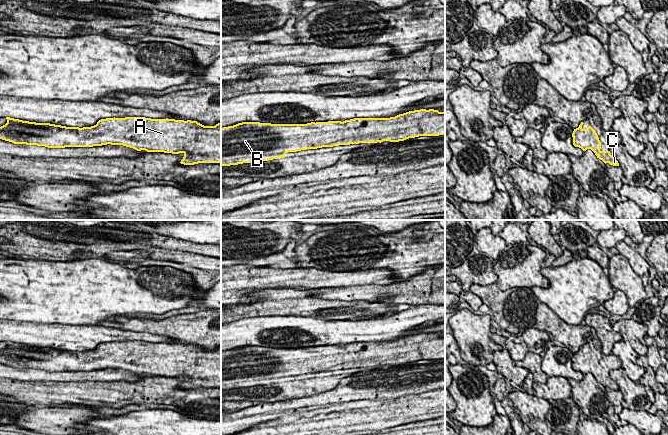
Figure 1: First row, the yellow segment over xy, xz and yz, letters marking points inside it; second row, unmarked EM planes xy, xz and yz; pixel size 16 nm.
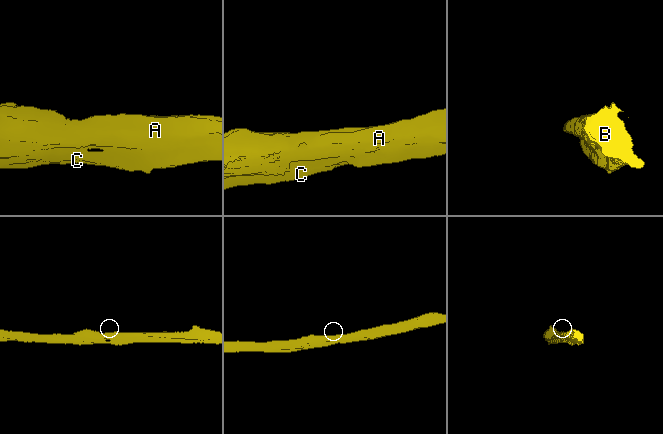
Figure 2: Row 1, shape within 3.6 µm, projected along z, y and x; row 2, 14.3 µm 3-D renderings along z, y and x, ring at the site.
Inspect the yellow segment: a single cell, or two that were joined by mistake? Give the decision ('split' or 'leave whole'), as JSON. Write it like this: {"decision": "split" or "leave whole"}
{"decision": "leave whole"}

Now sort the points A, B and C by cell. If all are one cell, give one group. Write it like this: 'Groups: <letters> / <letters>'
Groups: A B C

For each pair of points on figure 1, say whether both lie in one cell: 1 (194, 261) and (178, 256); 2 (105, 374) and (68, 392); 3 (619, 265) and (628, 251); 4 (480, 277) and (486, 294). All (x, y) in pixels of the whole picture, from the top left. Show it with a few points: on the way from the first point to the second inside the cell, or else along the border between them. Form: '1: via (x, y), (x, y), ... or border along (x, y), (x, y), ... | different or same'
1: via (190, 259), (182, 257) | same
2: border along (68, 380), (116, 380) | different
3: border along (619, 253), (639, 275) | different
4: border along (495, 282), (489, 285), (472, 284), (468, 290) | different

